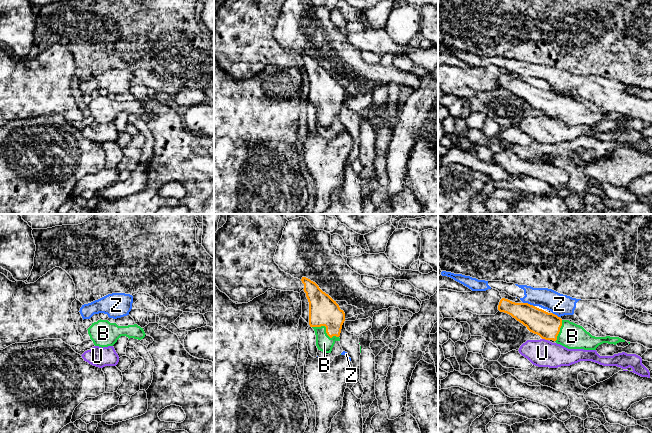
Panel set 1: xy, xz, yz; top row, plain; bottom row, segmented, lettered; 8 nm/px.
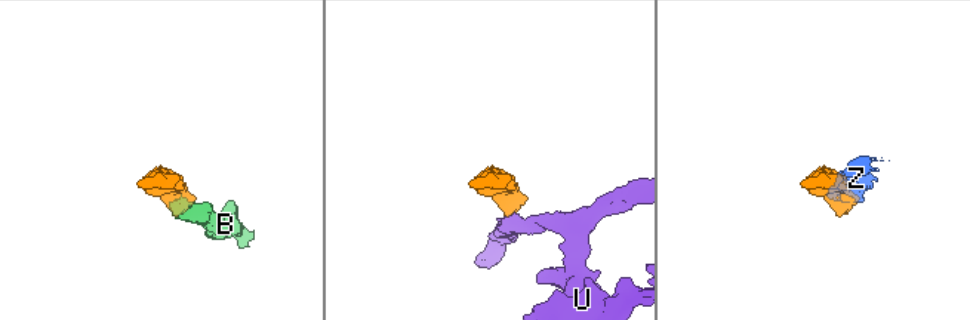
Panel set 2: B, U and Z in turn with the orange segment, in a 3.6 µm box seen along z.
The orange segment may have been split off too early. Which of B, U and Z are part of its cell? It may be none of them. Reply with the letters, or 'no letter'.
B

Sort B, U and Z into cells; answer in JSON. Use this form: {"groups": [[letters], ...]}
{"groups": [["B"], ["U"], ["Z"]]}

